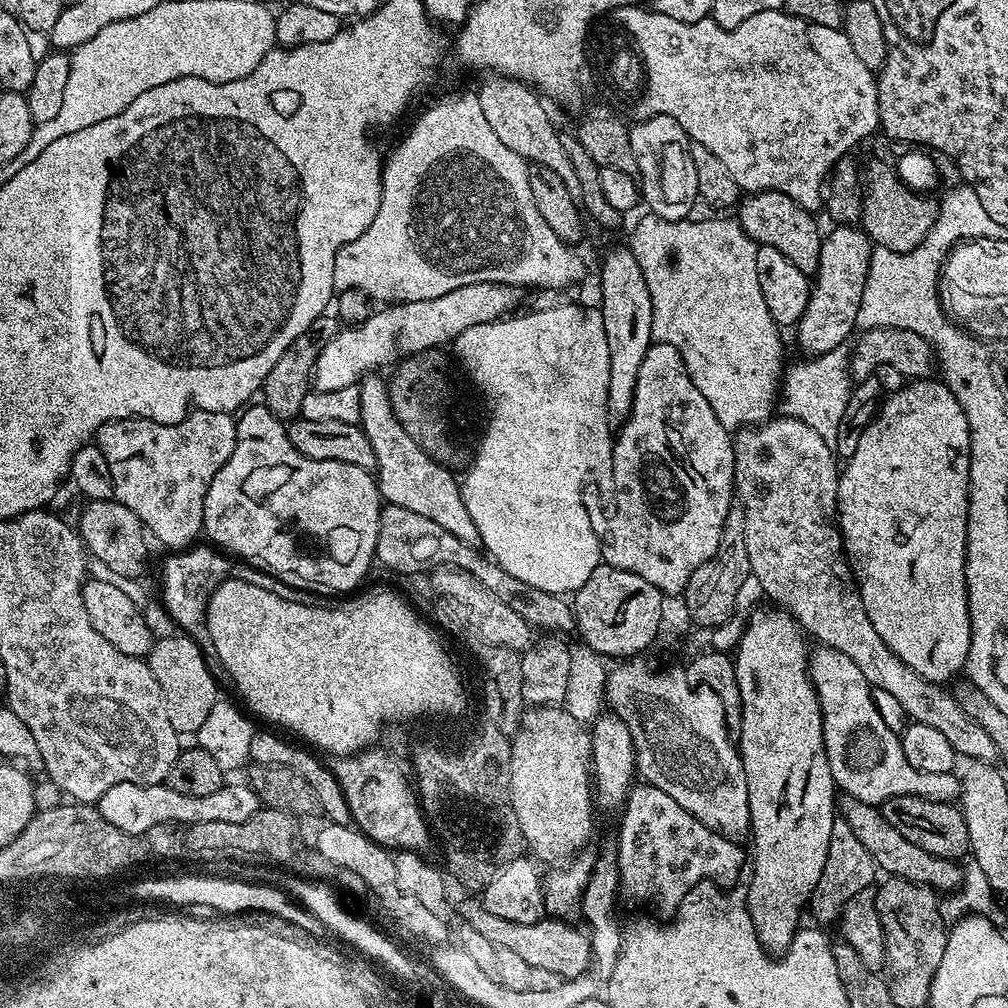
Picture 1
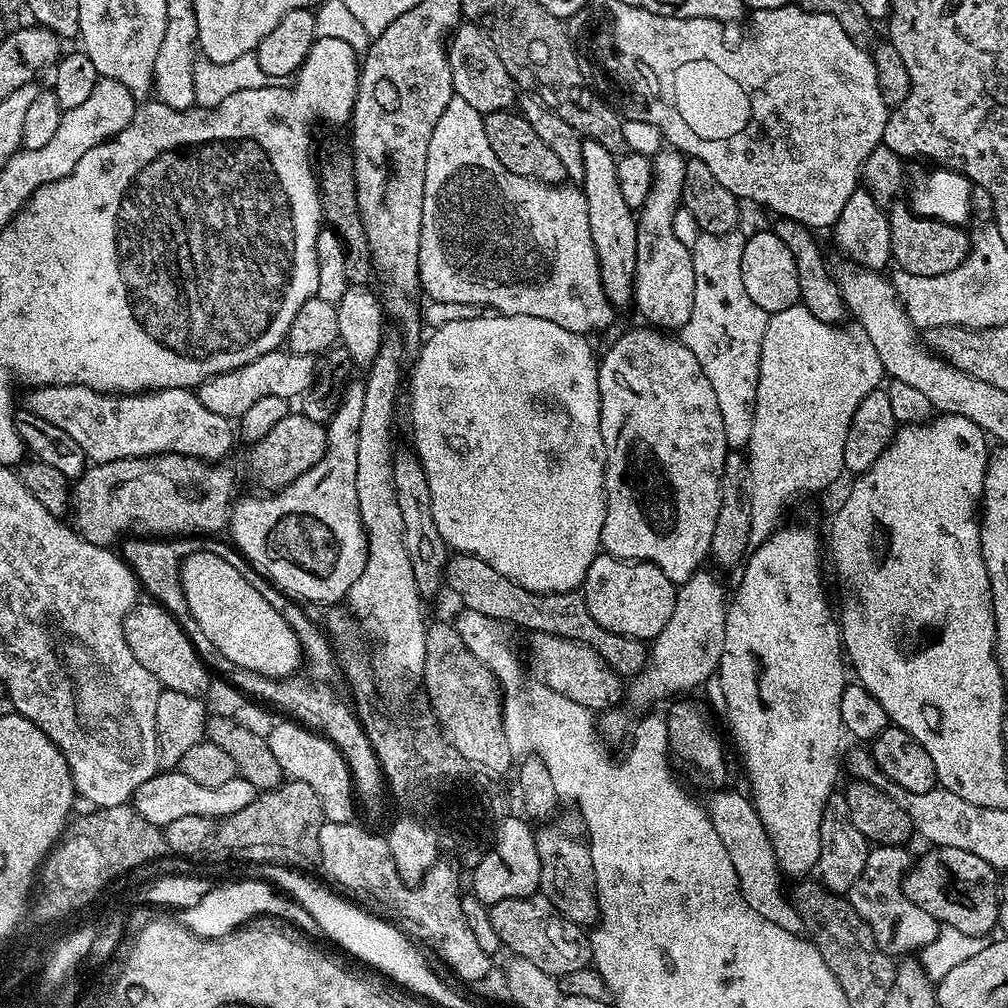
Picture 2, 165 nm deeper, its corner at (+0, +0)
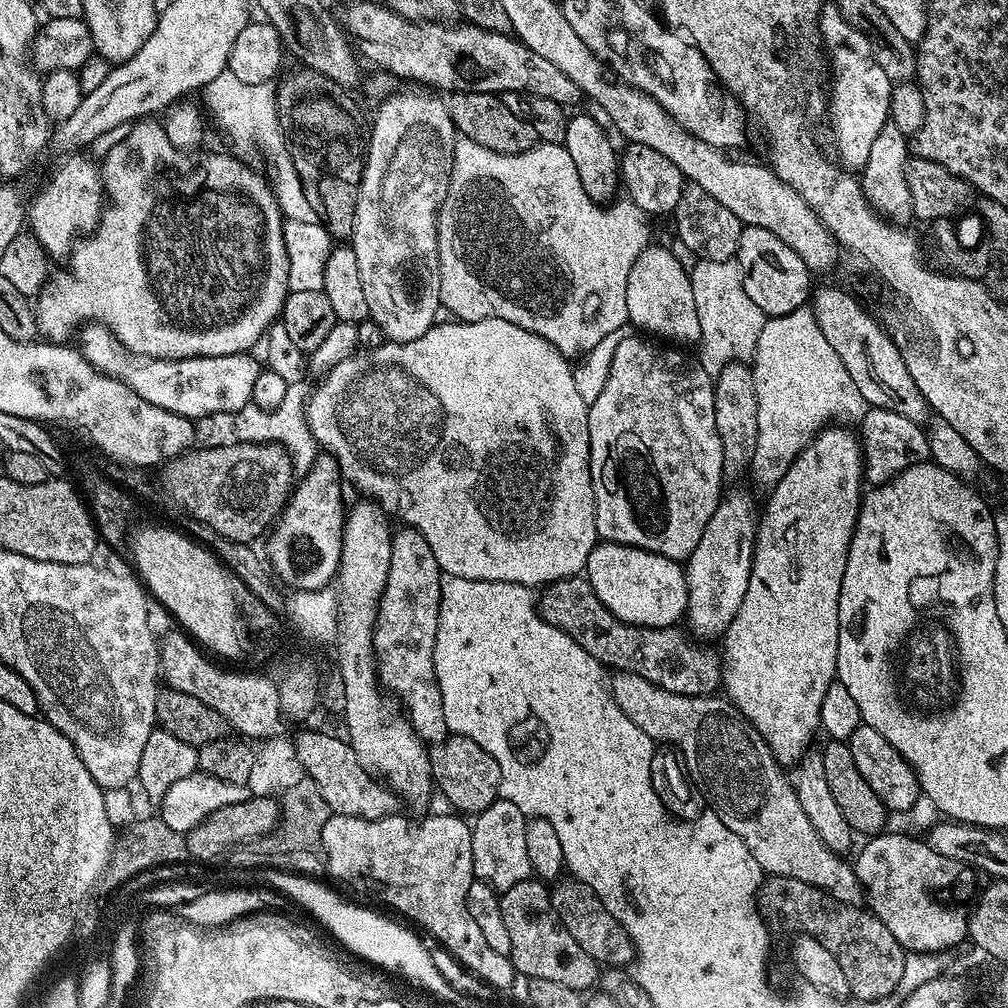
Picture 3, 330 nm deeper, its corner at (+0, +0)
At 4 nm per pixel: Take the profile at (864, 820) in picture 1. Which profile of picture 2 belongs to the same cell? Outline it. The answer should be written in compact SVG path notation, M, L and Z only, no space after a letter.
M946 846L933 847L928 851L904 875L906 898L961 937L987 937L987 932L997 927L999 918L1001 885L996 880L997 869L992 868L986 858L970 854L970 850Z

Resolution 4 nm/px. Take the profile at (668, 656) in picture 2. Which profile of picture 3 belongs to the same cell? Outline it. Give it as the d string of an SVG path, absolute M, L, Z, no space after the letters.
M732 492L723 497L714 510L698 546L689 554L686 561L688 577L687 627L696 638L723 637L727 632L742 598L746 598L746 586L750 582L752 569L752 545L756 543L758 527L758 504L752 501L748 492Z

